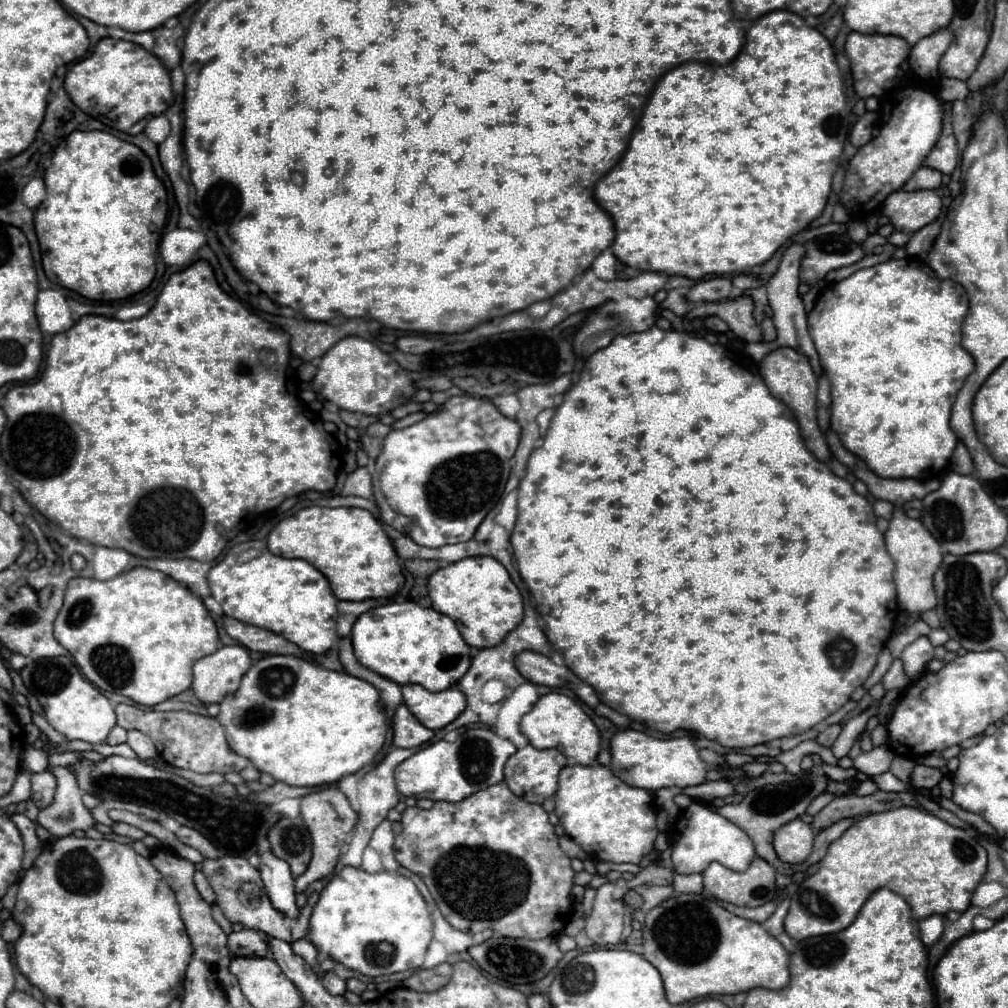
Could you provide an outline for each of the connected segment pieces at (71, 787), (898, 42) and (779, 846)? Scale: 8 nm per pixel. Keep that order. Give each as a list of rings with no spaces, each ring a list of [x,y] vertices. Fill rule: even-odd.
[[[49,767],[49,769],[57,777],[57,791],[53,803],[39,811],[37,823],[55,837],[67,837],[77,829],[87,831],[95,827],[97,821],[81,801],[75,775],[67,767],[55,767],[55,769]]]
[[[851,33],[845,43],[845,53],[851,61],[853,71],[853,87],[861,99],[873,97],[873,95],[885,95],[891,91],[893,81],[897,77],[899,65],[907,59],[909,47],[901,37],[893,35],[863,35],[863,33]]]
[[[795,819],[795,821],[783,825],[783,829],[779,829],[775,833],[773,845],[775,845],[777,857],[781,861],[797,865],[809,857],[809,853],[813,849],[813,839],[815,839],[813,829],[807,823],[803,823],[801,819]]]

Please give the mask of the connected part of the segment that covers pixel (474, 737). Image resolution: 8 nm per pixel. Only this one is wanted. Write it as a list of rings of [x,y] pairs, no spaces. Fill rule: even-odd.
[[[467,729],[449,743],[445,739],[417,751],[395,769],[397,791],[405,797],[433,801],[463,801],[465,797],[503,781],[503,767],[515,753],[515,745],[491,729]]]

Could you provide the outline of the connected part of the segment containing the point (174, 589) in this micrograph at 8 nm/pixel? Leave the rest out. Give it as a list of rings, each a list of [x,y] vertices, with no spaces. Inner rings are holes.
[[[97,547],[93,559],[95,579],[75,577],[69,581],[65,603],[55,619],[55,639],[73,655],[85,677],[99,689],[125,695],[145,707],[153,707],[191,687],[193,663],[217,651],[217,625],[205,605],[185,585],[147,567],[125,571],[127,565],[127,551]]]

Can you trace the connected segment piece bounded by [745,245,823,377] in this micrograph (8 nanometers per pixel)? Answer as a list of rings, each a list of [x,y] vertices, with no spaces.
[[[795,245],[795,247],[787,247],[787,251],[783,253],[781,257],[781,263],[779,263],[779,269],[775,275],[771,275],[771,279],[767,281],[767,297],[769,297],[769,305],[773,309],[773,323],[777,327],[777,341],[773,343],[757,343],[753,349],[749,349],[749,345],[745,345],[745,353],[753,359],[753,361],[761,361],[769,351],[777,349],[777,347],[793,347],[795,351],[803,353],[813,371],[817,373],[817,377],[823,375],[823,369],[819,365],[819,355],[815,351],[815,345],[809,337],[809,331],[807,331],[807,313],[805,313],[805,307],[803,307],[803,299],[799,295],[799,265],[801,265],[801,259],[803,259],[803,253],[805,253],[805,247],[803,245]]]

